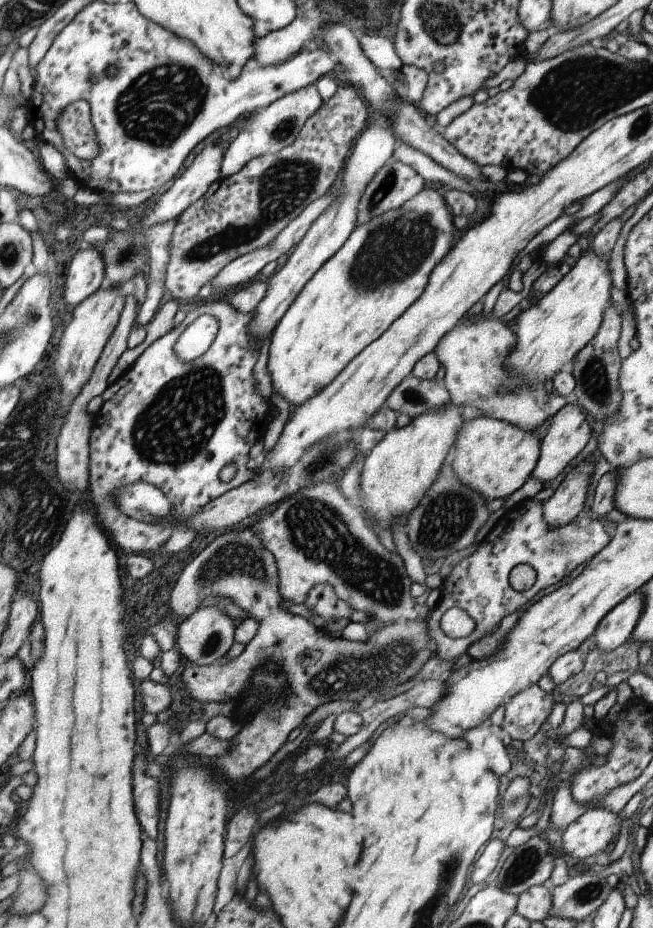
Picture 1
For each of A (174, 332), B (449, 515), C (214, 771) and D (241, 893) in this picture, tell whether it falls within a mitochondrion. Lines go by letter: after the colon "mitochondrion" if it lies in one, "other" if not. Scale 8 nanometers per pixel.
A: other
B: mitochondrion
C: other
D: other

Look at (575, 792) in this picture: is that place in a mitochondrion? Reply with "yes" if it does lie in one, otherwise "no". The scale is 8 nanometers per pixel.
no

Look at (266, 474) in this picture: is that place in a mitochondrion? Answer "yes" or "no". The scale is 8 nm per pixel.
no

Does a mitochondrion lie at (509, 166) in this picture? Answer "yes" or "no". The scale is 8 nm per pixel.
no

